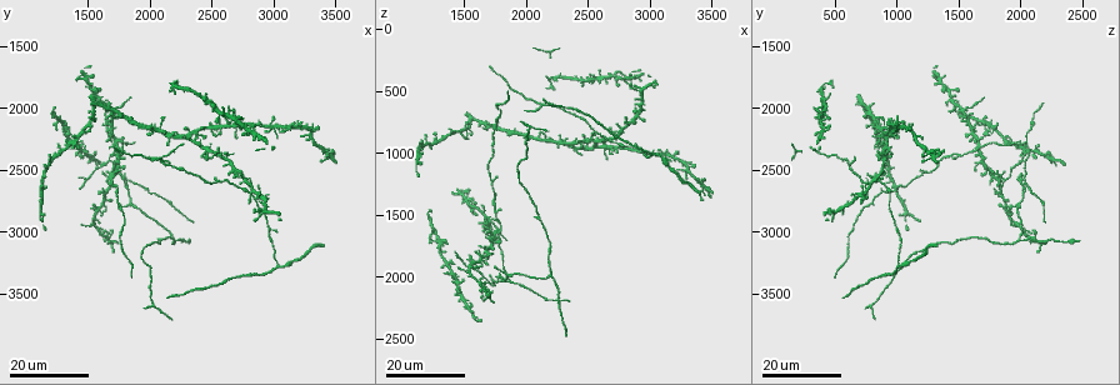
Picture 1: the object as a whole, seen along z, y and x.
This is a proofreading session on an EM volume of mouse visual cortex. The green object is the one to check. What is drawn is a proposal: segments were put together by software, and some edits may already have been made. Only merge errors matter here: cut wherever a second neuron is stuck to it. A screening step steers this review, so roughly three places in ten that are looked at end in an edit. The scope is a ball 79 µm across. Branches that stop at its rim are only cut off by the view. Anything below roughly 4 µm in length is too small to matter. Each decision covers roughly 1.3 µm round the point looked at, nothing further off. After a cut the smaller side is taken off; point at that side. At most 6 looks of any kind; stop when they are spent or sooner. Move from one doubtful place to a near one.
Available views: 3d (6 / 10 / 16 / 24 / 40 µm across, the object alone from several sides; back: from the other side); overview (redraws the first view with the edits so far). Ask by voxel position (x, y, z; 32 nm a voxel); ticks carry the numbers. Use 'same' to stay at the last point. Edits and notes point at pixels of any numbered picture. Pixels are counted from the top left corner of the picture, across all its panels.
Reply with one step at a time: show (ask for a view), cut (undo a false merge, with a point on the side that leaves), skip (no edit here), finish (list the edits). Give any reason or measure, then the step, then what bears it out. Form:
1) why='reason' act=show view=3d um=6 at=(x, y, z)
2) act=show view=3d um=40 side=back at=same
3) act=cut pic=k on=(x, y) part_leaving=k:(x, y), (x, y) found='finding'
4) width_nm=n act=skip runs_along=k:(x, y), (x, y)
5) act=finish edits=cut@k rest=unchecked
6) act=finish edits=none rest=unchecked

why='three arms meet' act=show view=3d um=16 at=(1700, 2360, 2060)

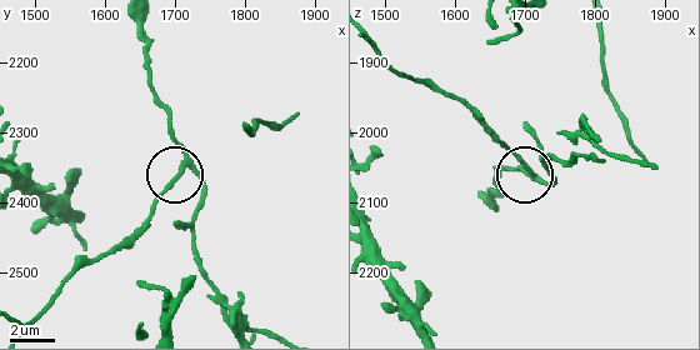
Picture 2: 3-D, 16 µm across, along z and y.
act=show view=3d um=10 at=(1710, 2345, 2060)

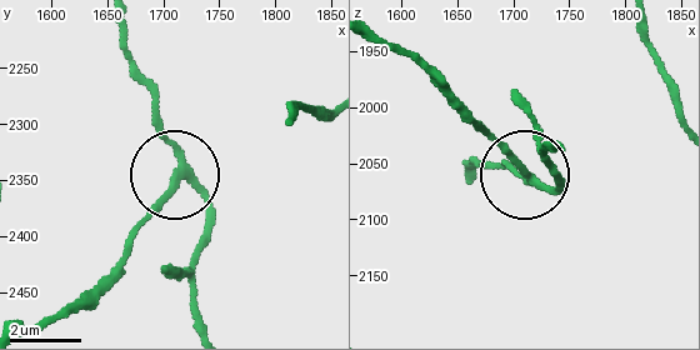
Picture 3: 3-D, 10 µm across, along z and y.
act=cut pic=3 on=(153, 209) part_leaving=3:(181, 174), (173, 198), (119, 260), (29, 326) found='a second neuron is stuck on'

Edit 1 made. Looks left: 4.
act=show view=overview

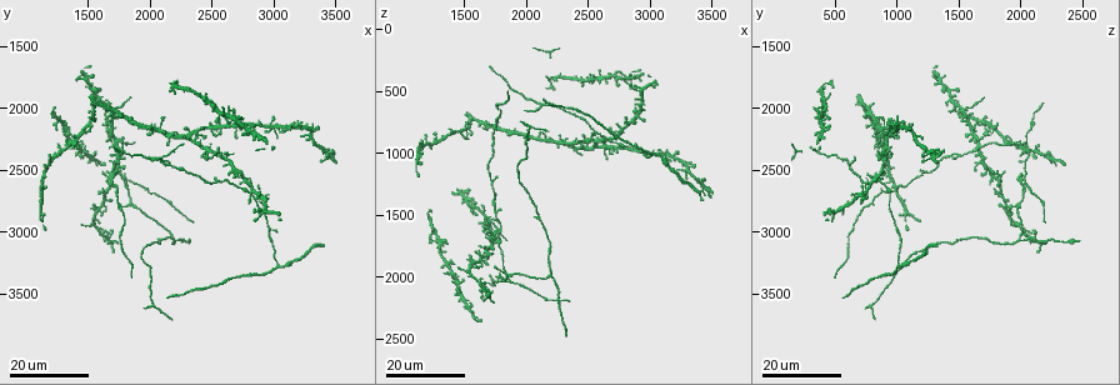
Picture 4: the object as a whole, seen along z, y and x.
why='three-way junction' act=show view=3d um=24 at=(2120, 2460, 620)

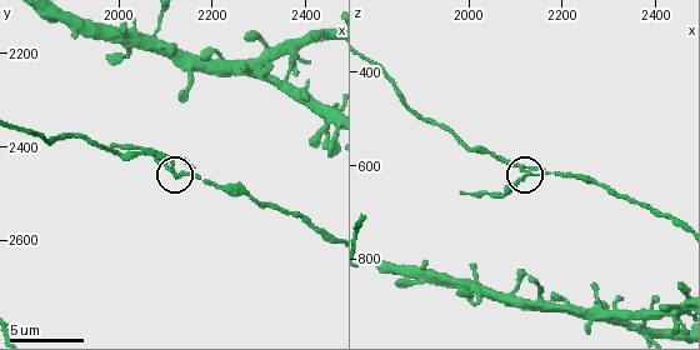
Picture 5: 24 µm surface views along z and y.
why='closer look' act=show view=3d um=6 at=(2120, 2455, 625)

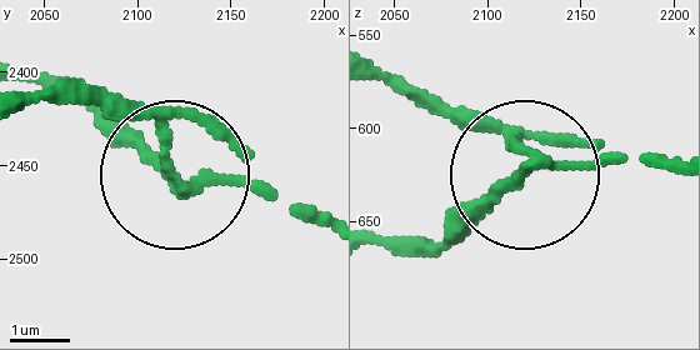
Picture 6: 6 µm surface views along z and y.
arms=3 act=cut pic=6 on=(111, 131) part_leaving=6:(153, 118), (163, 178), (33, 83) found='two neurons meet here'

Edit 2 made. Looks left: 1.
act=finish edits=cut@3,cut@6 rest=unchecked

